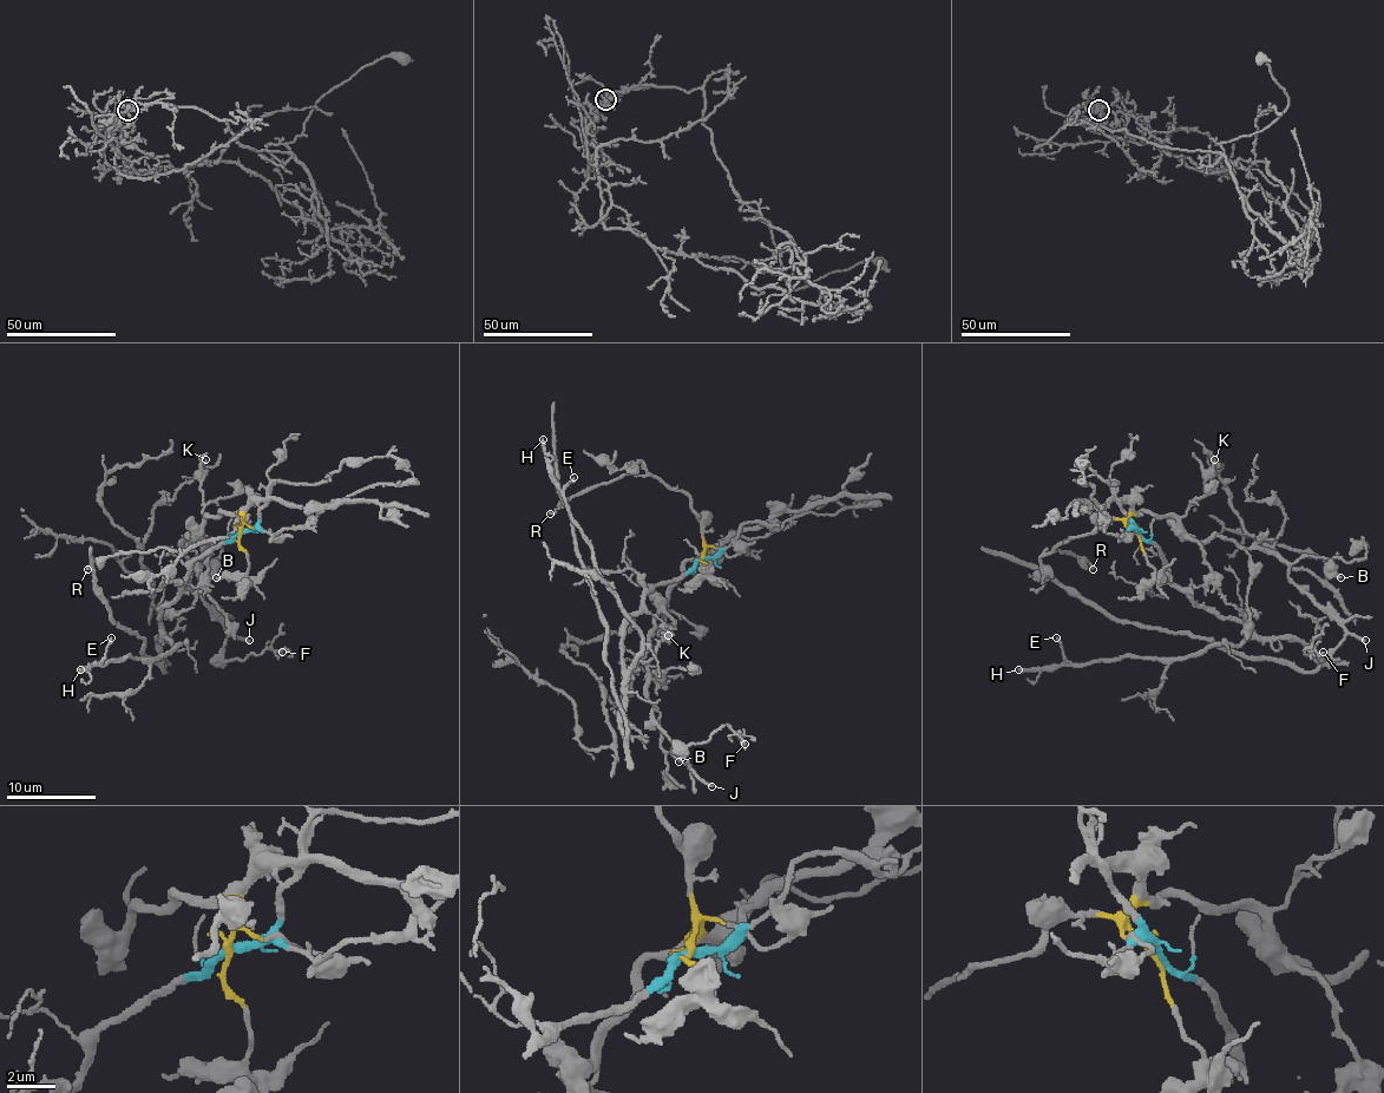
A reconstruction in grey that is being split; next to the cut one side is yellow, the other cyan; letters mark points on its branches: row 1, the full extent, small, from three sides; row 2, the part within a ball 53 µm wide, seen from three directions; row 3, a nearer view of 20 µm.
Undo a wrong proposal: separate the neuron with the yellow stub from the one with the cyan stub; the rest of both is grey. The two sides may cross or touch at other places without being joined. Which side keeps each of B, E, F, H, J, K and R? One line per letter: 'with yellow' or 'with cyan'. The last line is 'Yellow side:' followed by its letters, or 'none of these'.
B: with yellow
E: with cyan
F: with yellow
H: with cyan
J: with yellow
K: with yellow
R: with yellow
Yellow side: B, F, J, K, R

